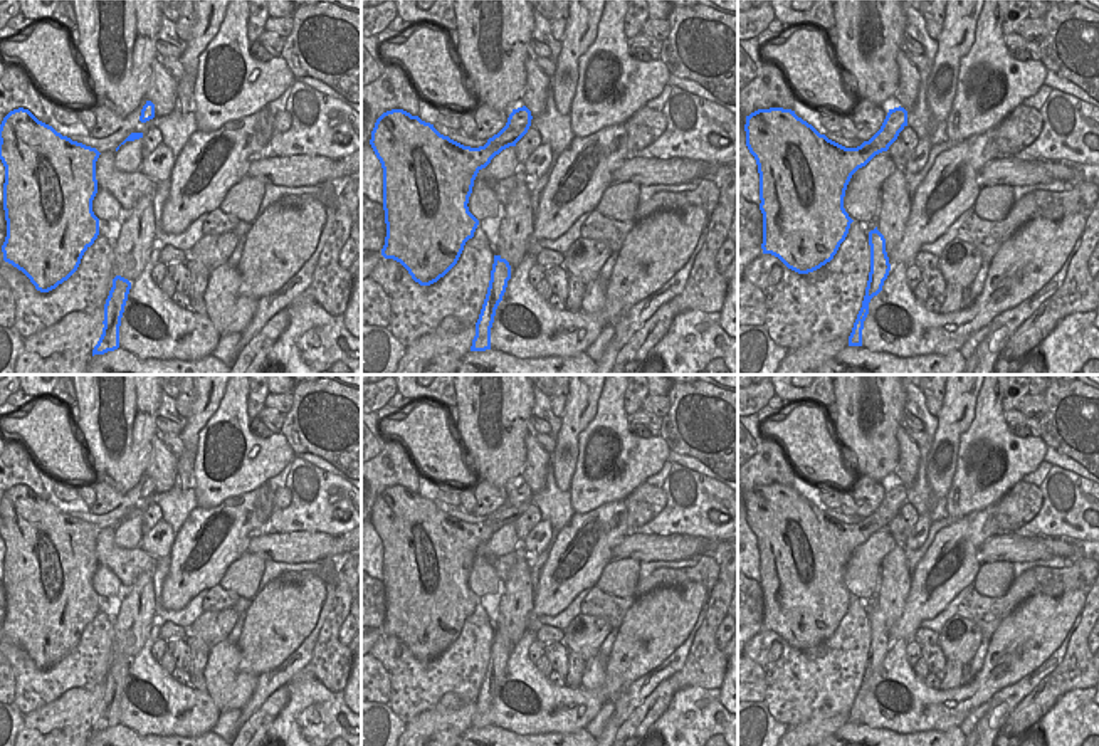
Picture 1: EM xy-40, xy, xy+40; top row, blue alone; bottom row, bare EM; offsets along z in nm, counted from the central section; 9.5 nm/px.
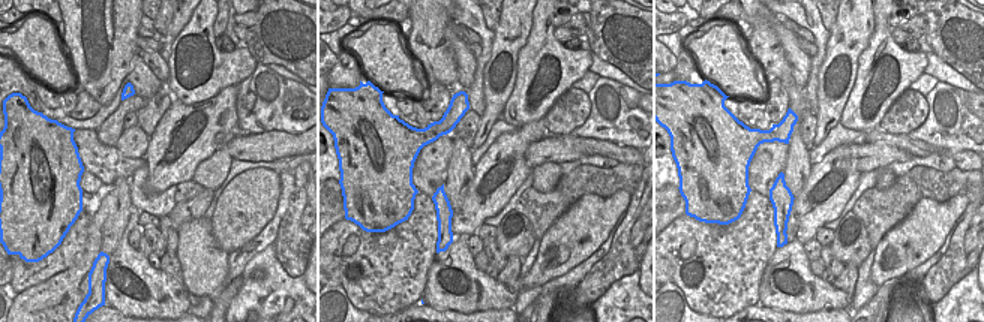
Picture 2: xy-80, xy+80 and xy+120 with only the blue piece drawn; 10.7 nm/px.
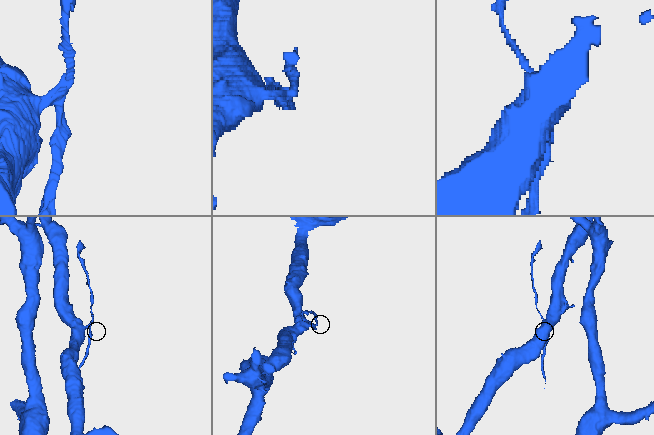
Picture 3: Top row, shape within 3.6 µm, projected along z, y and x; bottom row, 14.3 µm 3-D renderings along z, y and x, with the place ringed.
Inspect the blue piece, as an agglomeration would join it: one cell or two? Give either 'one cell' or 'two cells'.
two cells

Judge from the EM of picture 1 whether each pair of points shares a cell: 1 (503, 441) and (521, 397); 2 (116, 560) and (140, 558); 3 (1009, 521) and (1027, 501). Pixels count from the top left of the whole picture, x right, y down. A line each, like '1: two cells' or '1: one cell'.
1: one cell
2: one cell
3: one cell

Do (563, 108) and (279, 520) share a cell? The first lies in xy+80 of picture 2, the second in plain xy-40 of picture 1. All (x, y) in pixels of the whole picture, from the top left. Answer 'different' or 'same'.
different

